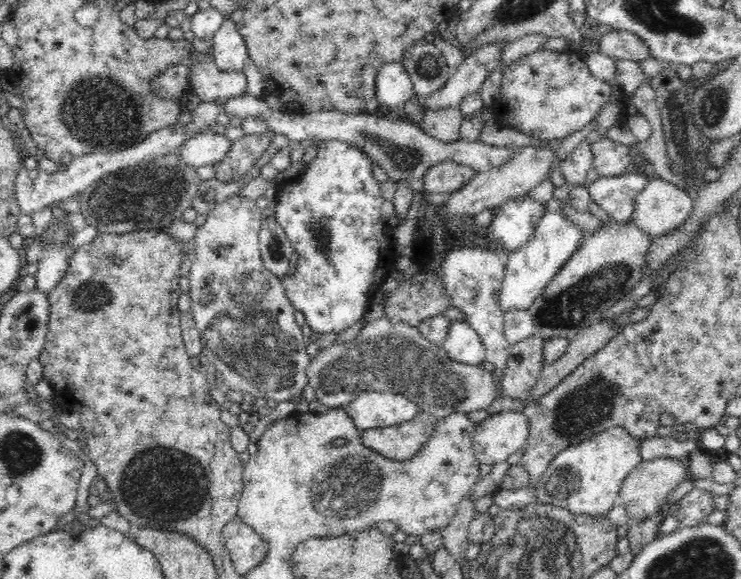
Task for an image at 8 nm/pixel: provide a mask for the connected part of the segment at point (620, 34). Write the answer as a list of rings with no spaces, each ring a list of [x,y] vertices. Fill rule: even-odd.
[[[614,30],[598,39],[599,52],[613,59],[642,61],[650,58],[649,48],[639,36],[625,30]]]

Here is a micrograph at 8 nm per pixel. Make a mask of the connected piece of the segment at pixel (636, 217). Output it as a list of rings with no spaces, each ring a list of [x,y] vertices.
[[[653,179],[636,196],[634,212],[628,222],[634,223],[650,237],[662,237],[675,231],[692,216],[694,196],[679,186]]]

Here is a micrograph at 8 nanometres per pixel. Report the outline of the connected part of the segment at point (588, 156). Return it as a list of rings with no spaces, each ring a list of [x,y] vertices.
[[[588,139],[581,141],[560,163],[566,186],[570,189],[584,187],[590,168],[593,168],[593,158],[591,143]]]

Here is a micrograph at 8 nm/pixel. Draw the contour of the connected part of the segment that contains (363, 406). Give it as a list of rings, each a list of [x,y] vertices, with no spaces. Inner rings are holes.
[[[388,391],[361,392],[346,409],[359,431],[399,425],[412,420],[420,412],[414,401]]]

